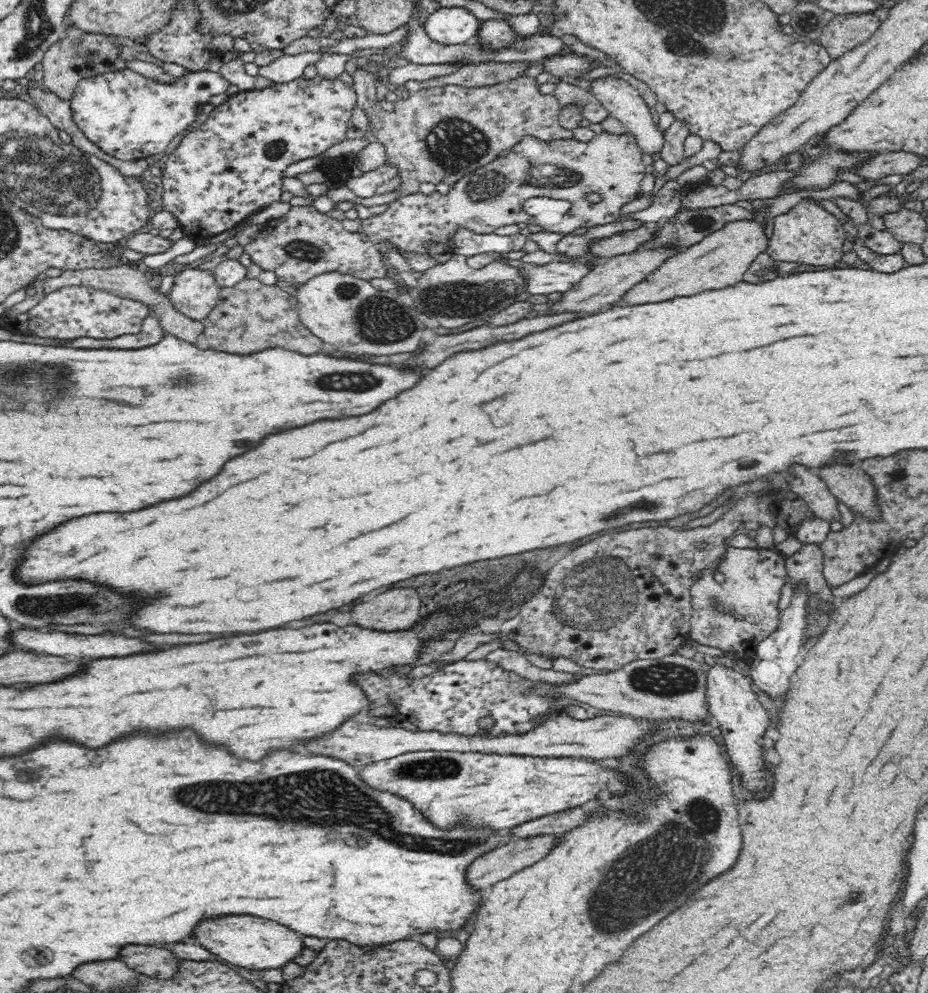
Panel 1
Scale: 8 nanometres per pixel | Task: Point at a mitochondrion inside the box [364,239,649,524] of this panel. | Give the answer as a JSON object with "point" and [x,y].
{"point":[455,299]}

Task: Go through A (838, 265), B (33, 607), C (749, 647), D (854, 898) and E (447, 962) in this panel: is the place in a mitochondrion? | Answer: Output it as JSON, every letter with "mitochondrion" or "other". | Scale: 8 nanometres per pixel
{"A":"other","B":"mitochondrion","C":"other","D":"other","E":"other"}

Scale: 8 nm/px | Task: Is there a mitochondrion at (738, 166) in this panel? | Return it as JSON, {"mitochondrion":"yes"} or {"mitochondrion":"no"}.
{"mitochondrion":"no"}

